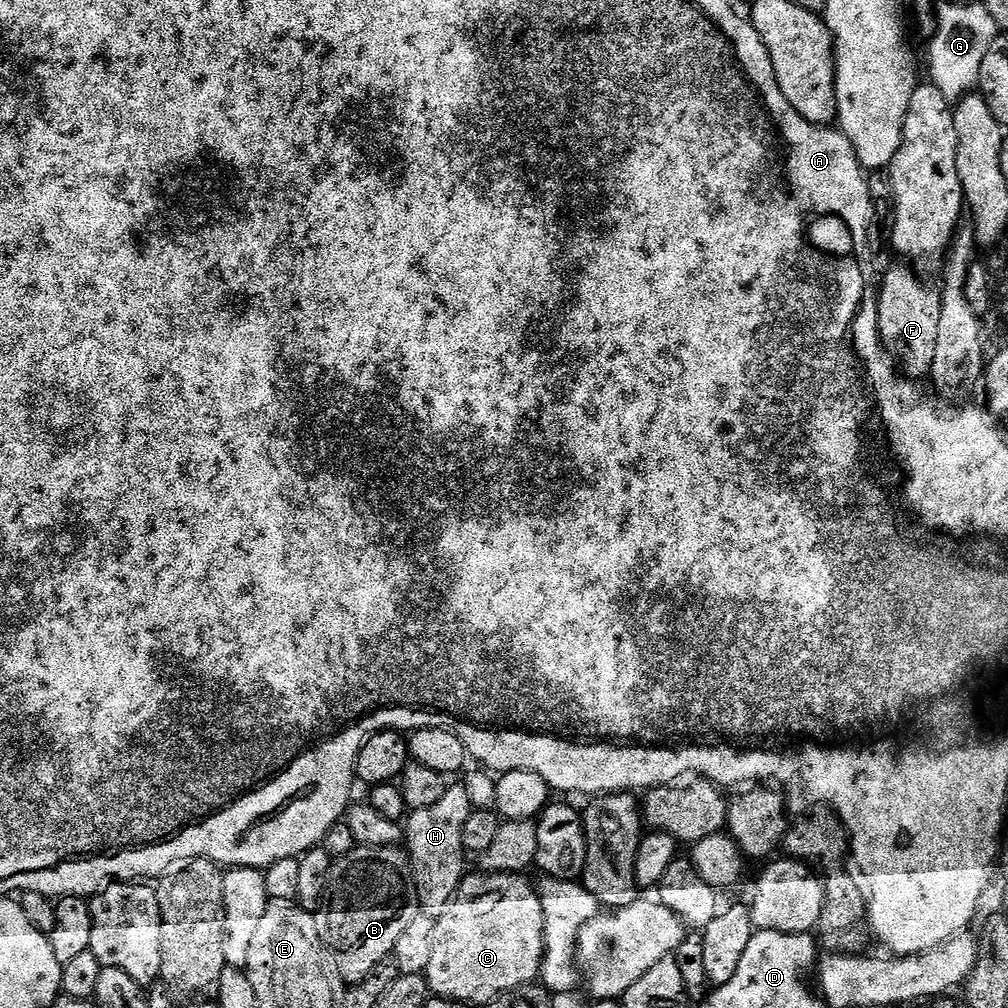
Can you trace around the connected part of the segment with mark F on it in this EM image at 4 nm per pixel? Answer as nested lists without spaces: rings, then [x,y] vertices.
[[[911,263],[892,264],[884,272],[878,291],[878,335],[889,353],[896,355],[900,368],[908,376],[927,377],[932,370],[934,350],[938,346],[938,318],[942,318],[939,287],[931,288]]]

